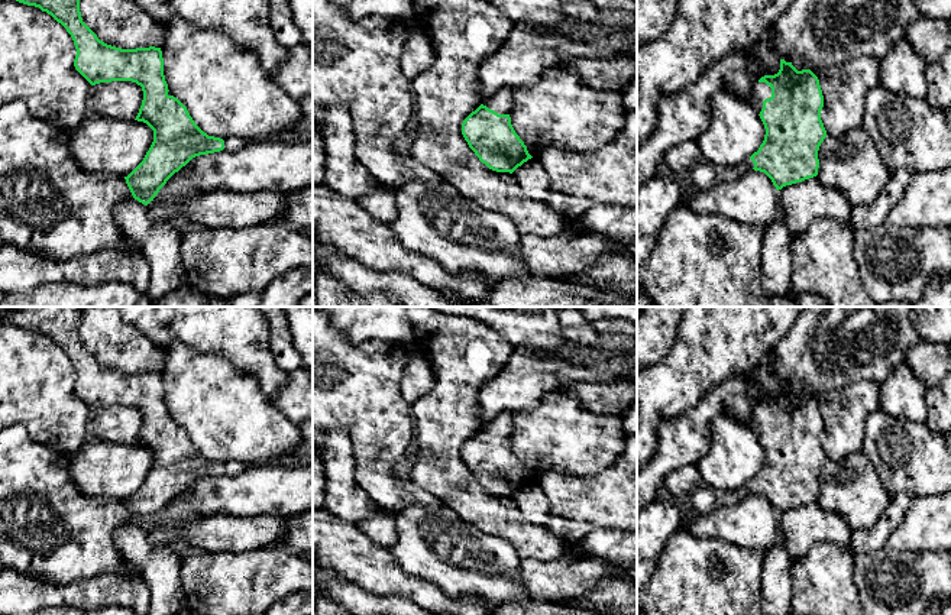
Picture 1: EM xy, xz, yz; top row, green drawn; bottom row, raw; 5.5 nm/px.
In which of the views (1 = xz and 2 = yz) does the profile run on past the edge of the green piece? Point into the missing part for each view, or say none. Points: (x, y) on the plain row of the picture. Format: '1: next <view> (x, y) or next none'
1: next xz (501, 426)
2: next yz (737, 495)

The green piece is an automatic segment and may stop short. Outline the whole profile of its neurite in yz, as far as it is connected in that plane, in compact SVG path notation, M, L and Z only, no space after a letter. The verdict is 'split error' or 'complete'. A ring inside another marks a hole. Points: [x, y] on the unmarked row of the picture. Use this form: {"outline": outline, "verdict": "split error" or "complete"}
{"outline": "M780 383L777 398L758 404L750 428L764 449L764 465L748 483L719 493L718 504L735 505L754 493L764 496L779 515L816 501L818 475L827 462L818 401Z", "verdict": "split error"}

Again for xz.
{"outline": "M499 412L462 447L462 459L469 472L482 488L496 496L512 498L533 482L511 449L512 427L512 412Z", "verdict": "split error"}

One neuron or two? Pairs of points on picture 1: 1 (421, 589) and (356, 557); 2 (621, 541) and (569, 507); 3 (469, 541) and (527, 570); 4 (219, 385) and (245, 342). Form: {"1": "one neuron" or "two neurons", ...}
{"1": "one neuron", "2": "two neurons", "3": "two neurons", "4": "two neurons"}

